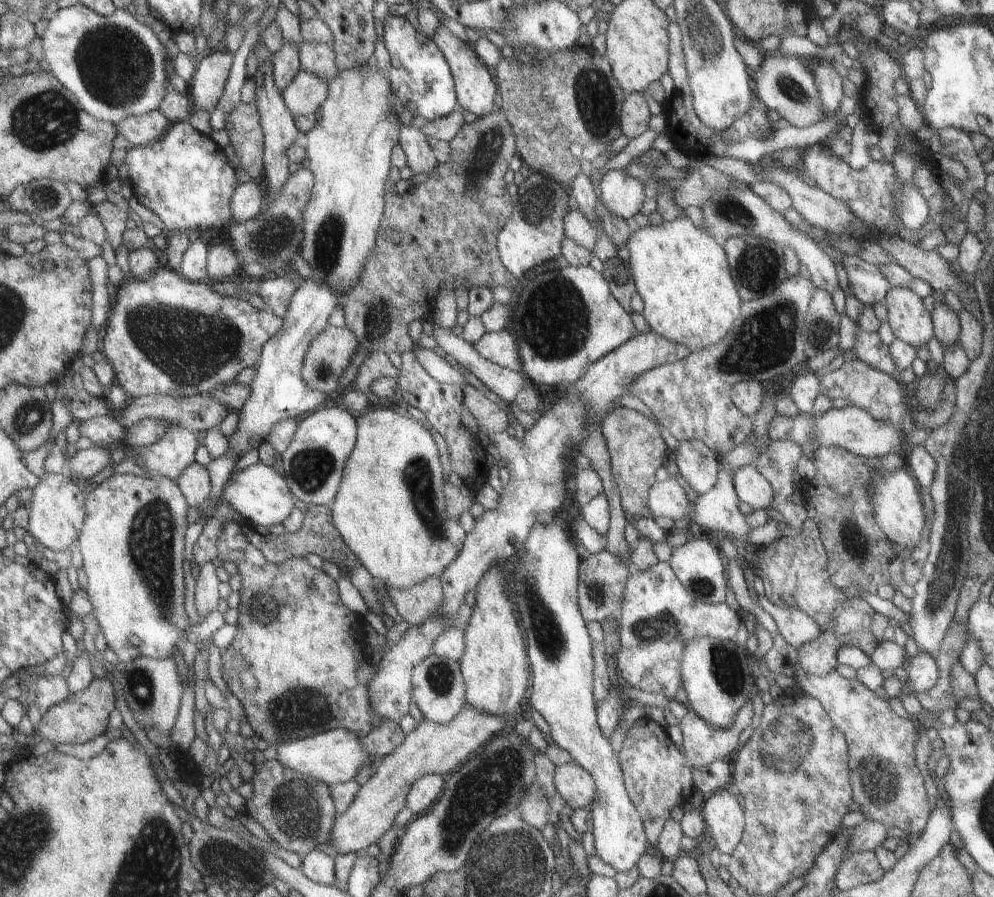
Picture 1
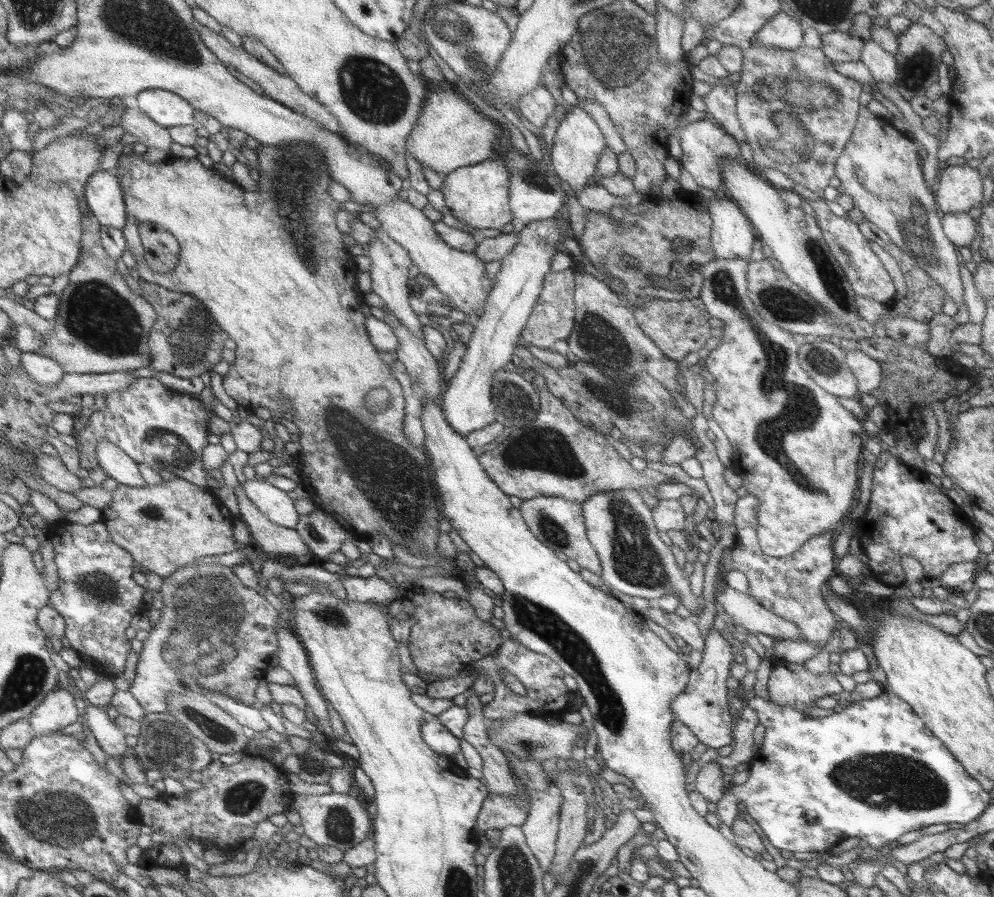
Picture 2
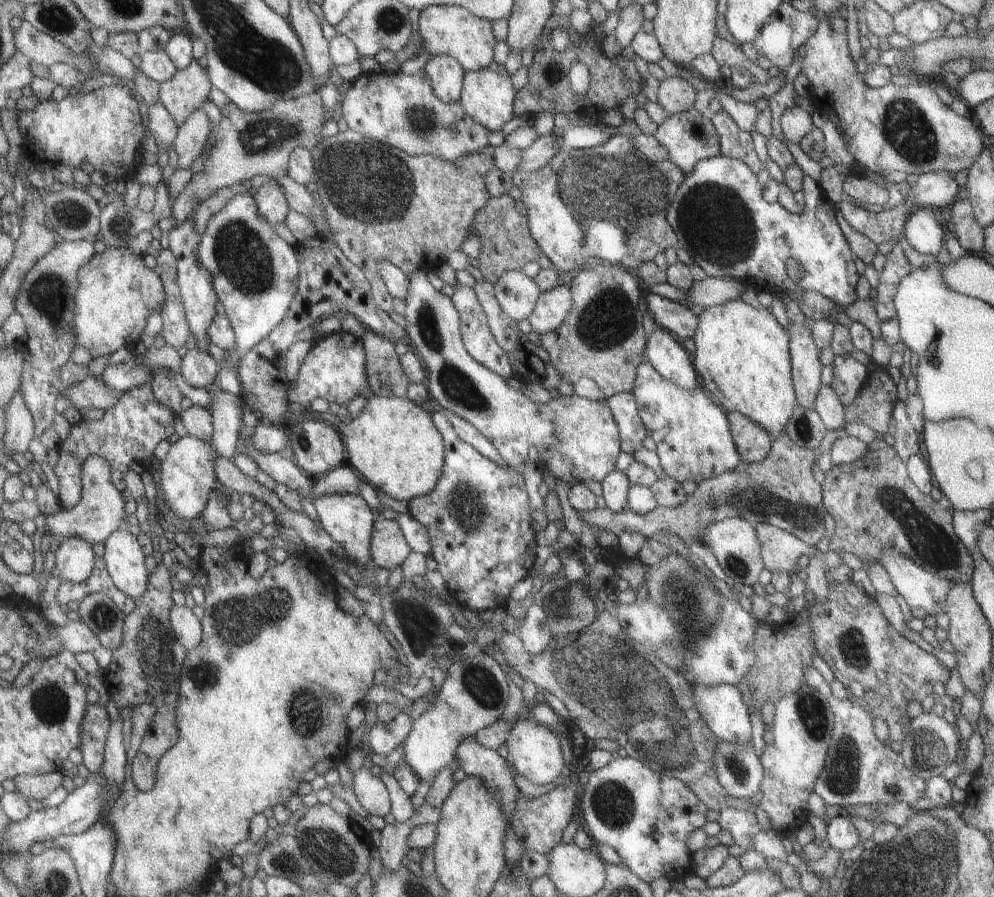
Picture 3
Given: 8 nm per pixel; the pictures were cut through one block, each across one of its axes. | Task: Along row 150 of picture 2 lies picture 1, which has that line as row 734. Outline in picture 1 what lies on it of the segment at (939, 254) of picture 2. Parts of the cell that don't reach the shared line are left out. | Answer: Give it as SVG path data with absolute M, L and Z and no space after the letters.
M833 670L823 676L807 676L797 672L795 679L804 694L813 698L825 710L831 723L841 734L847 744L847 766L849 766L849 786L853 800L859 805L859 811L865 819L875 820L890 827L899 828L913 838L925 828L930 808L923 780L915 766L914 746L918 740L918 730L915 721L901 718L893 713L886 701L886 695L878 696L857 682L855 678L843 678Z

